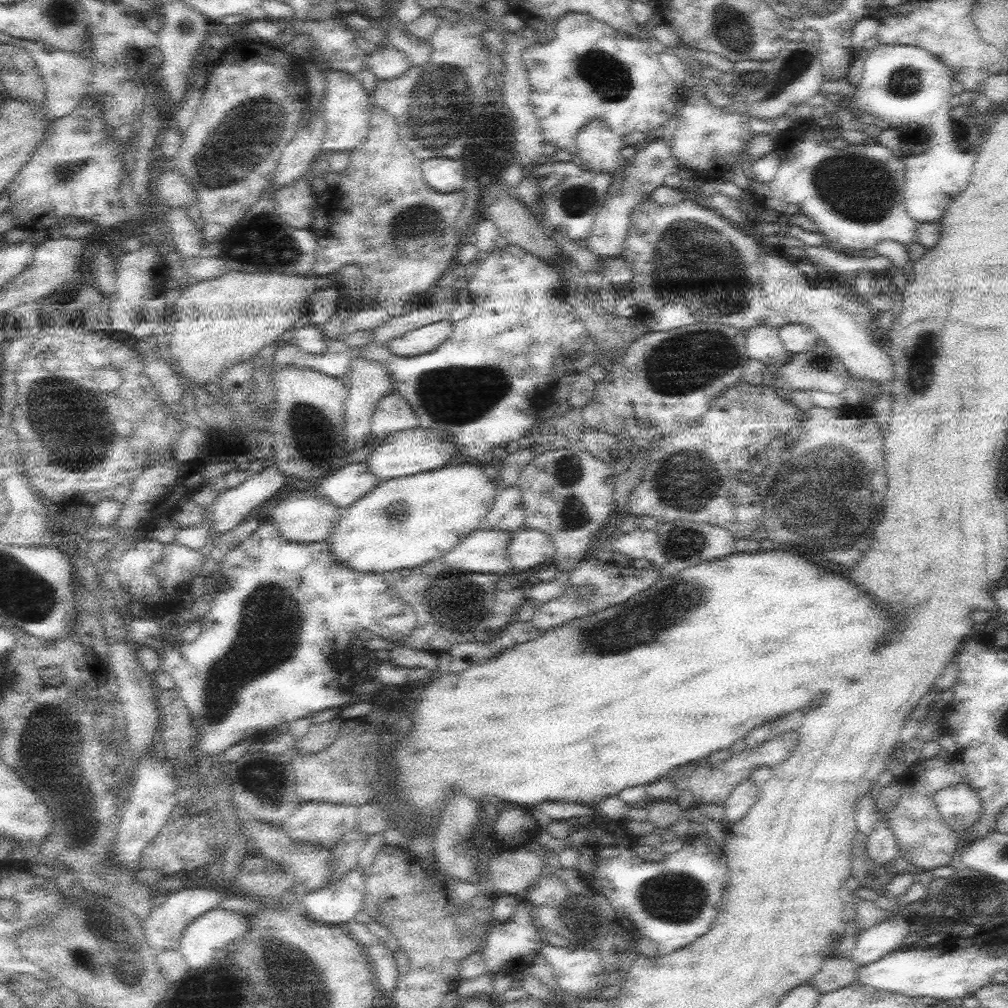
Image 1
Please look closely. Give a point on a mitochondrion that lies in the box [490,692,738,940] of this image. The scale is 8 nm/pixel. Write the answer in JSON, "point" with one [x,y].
{"point":[679,899]}

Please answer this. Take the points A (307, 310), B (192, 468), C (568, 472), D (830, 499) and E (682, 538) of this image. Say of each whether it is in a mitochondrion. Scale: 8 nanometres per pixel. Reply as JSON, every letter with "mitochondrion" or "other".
{"A":"other","B":"other","C":"mitochondrion","D":"mitochondrion","E":"mitochondrion"}

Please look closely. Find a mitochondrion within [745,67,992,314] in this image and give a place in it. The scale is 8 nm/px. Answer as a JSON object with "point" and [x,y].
{"point":[855,188]}

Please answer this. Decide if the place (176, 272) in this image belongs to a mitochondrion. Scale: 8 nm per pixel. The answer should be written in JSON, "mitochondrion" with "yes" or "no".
{"mitochondrion":"no"}

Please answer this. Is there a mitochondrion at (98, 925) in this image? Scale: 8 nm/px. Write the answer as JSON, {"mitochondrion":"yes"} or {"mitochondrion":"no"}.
{"mitochondrion":"no"}

